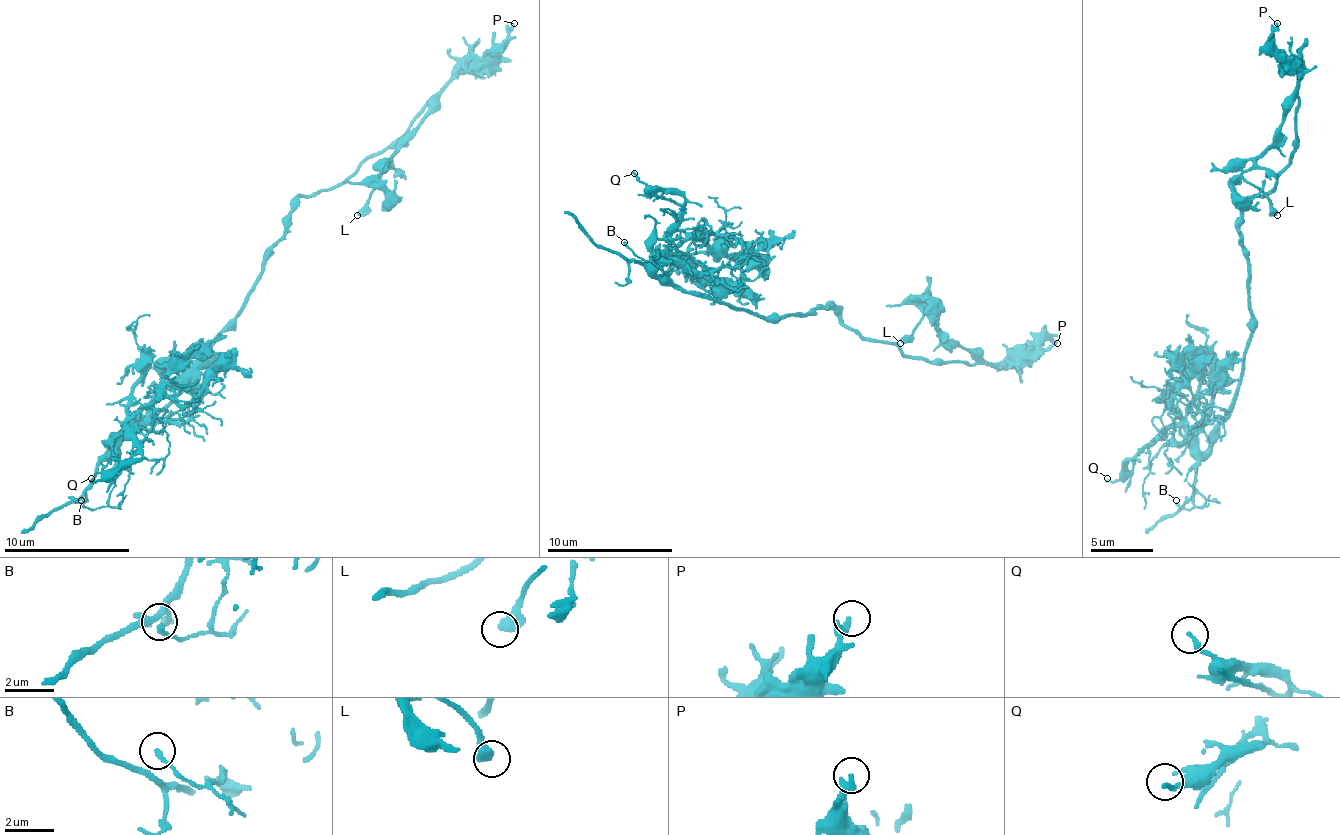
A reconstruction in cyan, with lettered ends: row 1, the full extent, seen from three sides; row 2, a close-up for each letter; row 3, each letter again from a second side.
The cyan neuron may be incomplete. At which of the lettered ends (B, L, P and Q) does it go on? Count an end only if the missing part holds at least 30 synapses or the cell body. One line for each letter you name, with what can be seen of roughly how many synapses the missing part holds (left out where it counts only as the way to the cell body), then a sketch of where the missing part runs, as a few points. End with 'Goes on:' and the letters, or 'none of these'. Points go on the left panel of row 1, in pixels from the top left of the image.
Goes on: none of these

